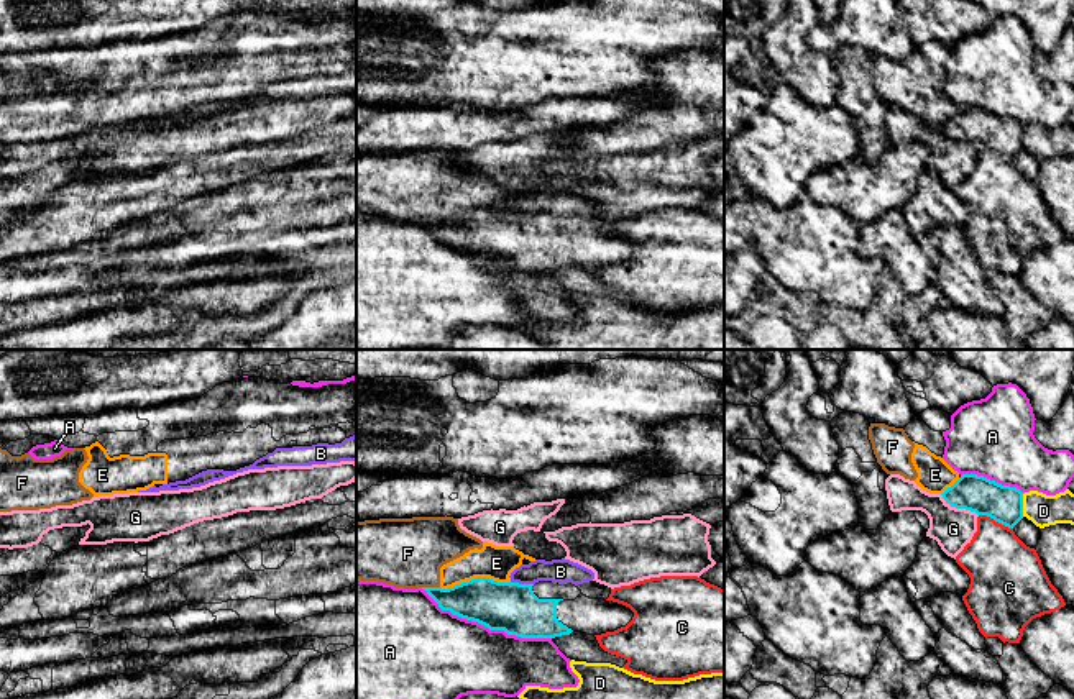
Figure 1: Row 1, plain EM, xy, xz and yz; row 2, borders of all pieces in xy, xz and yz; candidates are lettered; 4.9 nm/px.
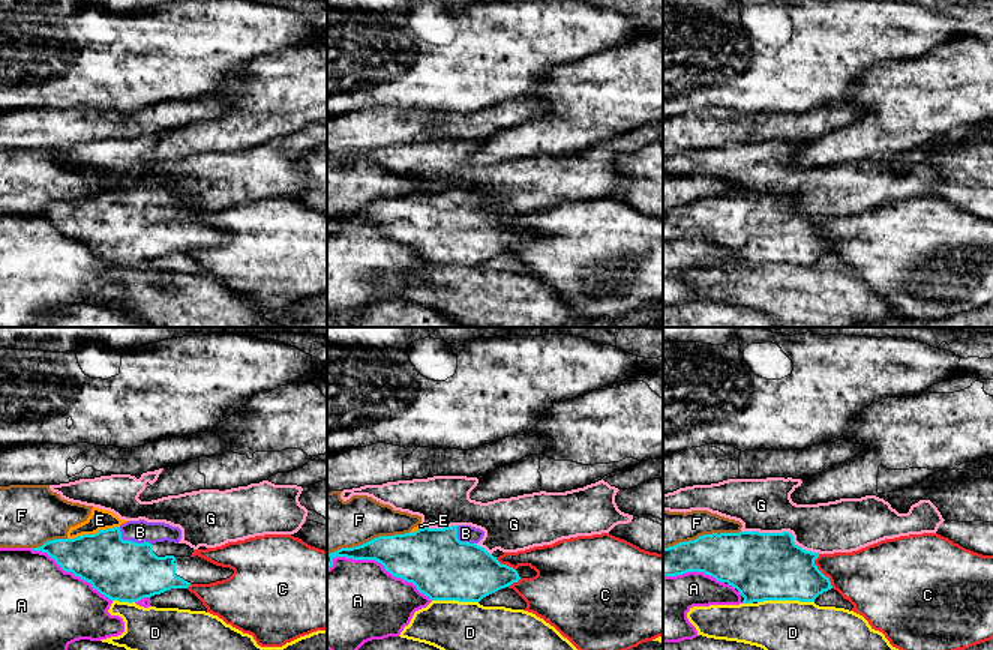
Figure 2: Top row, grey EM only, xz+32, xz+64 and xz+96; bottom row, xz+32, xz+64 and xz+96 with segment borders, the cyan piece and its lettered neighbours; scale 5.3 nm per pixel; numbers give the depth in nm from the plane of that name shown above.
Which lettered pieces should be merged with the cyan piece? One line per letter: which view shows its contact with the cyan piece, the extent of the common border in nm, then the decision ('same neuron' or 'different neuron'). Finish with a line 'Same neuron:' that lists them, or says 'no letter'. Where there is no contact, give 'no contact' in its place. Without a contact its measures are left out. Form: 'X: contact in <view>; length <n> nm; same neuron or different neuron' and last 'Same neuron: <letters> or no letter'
A: contact in xz; length 700 nm; different neuron
B: contact in xz; length 100 nm; same neuron
C: contact in yz; length 180 nm; different neuron
D: contact in yz; length 120 nm; different neuron
E: contact in xz; length 340 nm; different neuron
F: contact in xz; length 90 nm; different neuron
G: contact in yz; length 220 nm; different neuron
Same neuron: B

